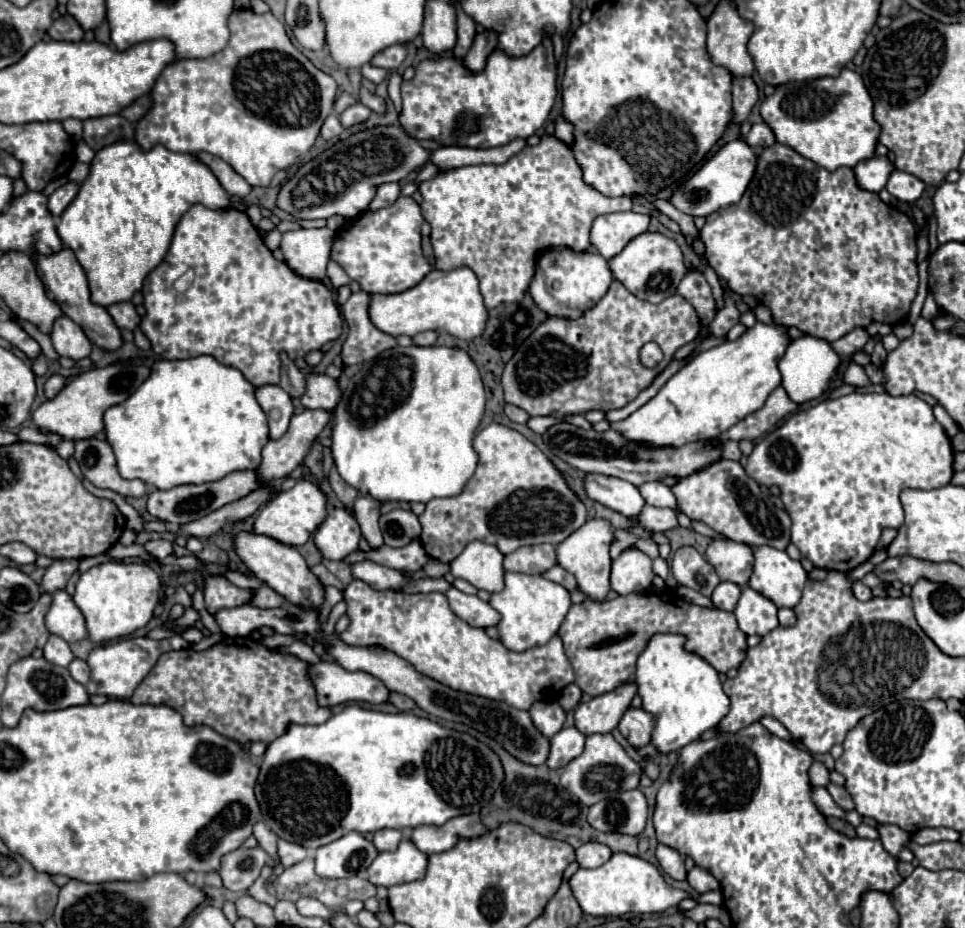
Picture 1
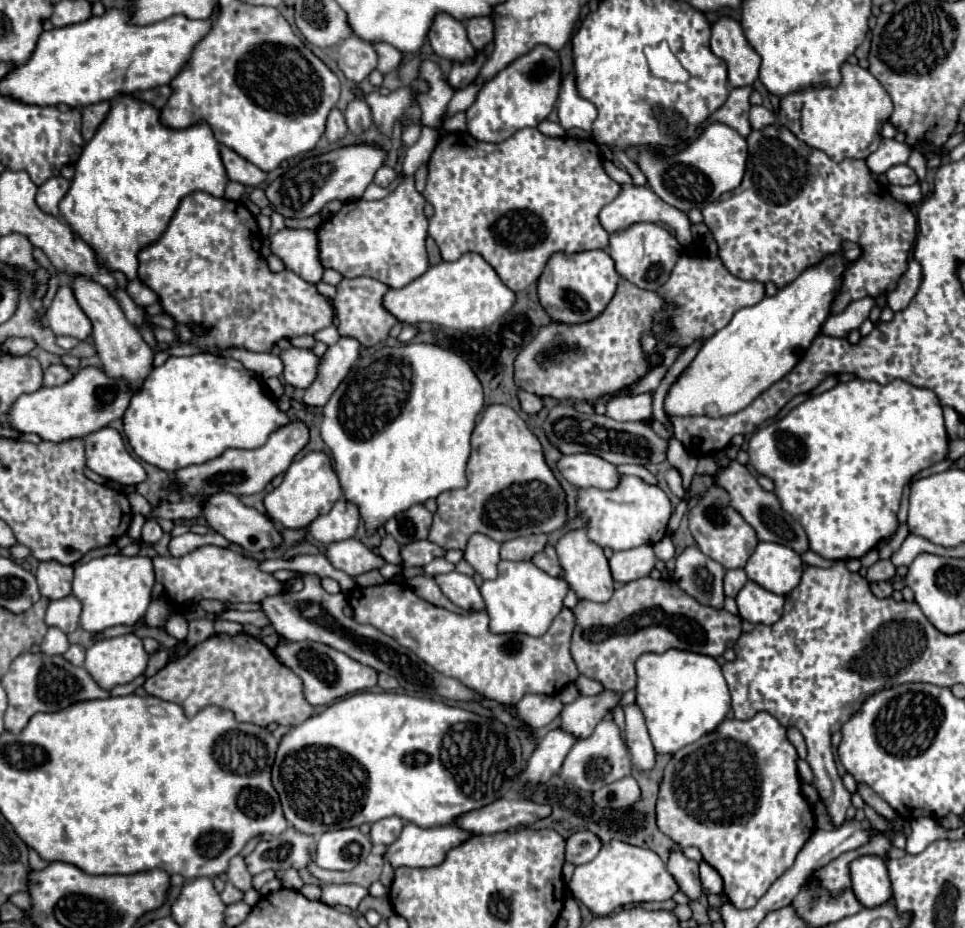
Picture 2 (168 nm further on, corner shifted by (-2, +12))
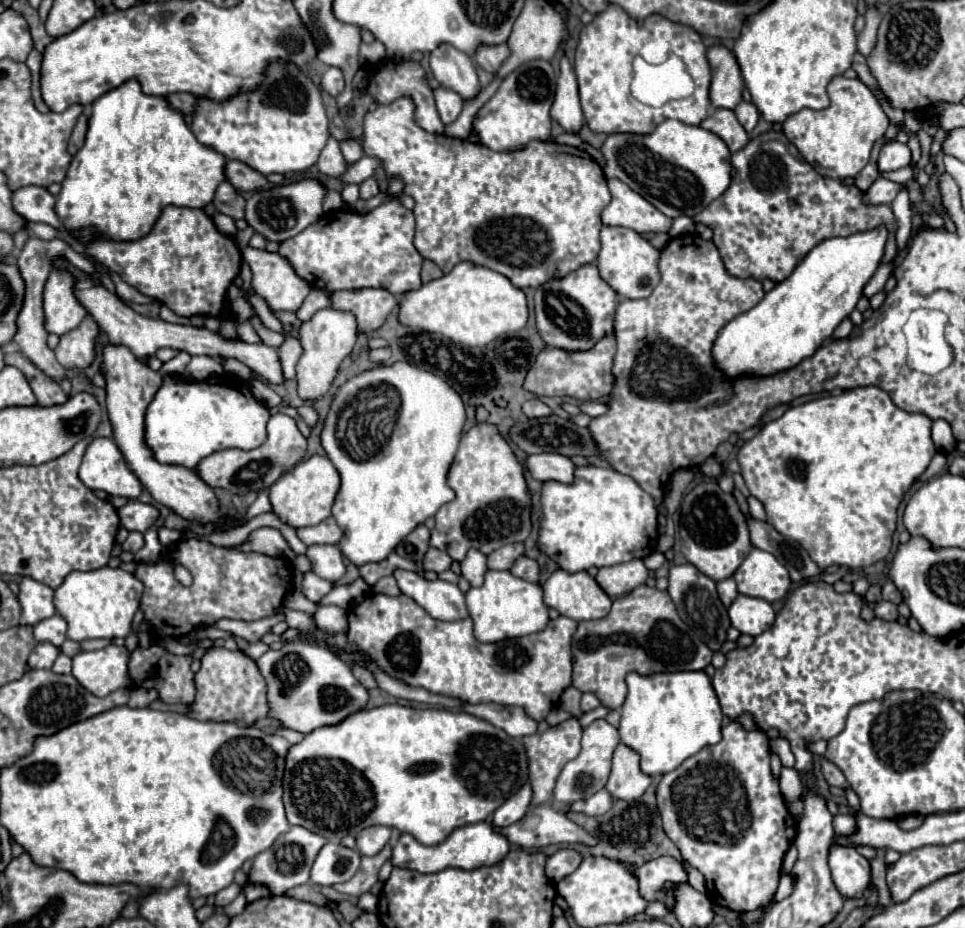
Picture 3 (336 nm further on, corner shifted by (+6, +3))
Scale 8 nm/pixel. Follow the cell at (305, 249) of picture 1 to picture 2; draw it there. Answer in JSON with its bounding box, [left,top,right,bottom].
[269,229,323,285]

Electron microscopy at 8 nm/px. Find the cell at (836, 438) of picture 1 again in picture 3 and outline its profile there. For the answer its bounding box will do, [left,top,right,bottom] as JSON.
[737,386,935,570]

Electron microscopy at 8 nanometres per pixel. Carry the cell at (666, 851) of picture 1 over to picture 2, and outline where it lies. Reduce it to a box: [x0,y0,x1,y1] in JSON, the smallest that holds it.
[667,851,703,901]

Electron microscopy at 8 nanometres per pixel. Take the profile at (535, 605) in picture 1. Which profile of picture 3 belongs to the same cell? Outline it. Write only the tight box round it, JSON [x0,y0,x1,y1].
[465,570,549,642]

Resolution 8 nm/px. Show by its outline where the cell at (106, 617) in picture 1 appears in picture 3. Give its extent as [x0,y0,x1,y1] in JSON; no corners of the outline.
[55,566,143,642]

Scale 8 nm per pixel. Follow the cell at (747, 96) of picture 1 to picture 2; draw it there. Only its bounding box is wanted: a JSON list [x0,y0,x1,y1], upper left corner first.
[711,87,751,137]

